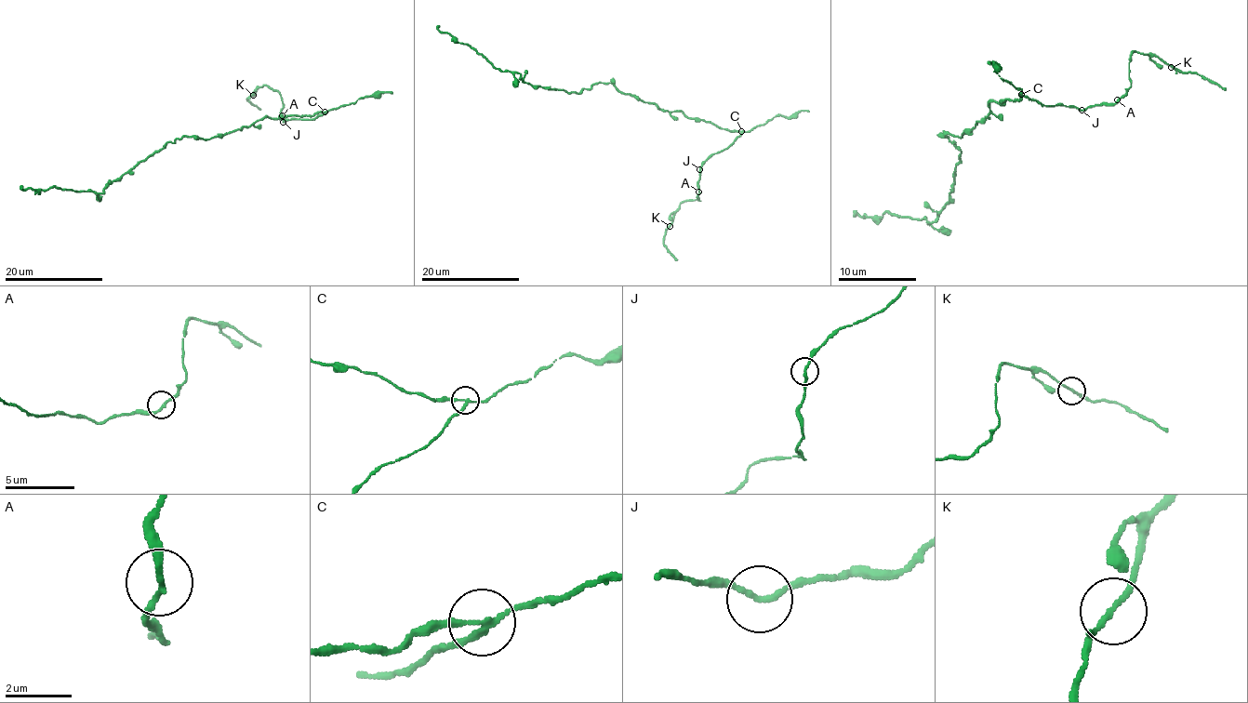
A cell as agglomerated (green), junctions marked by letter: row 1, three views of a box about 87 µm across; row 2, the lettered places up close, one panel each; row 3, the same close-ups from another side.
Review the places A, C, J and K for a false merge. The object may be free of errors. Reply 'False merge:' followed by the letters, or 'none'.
False merge: C

